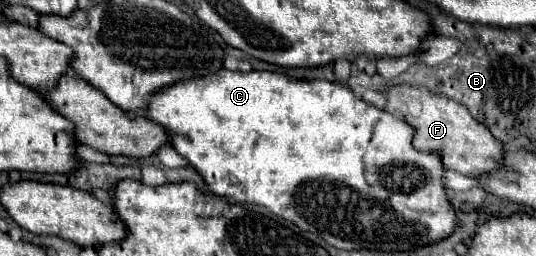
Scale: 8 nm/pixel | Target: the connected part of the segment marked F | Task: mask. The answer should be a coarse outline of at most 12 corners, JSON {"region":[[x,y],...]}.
{"region":[[411,85],[387,89],[415,149],[477,177],[501,143],[461,103]]}

